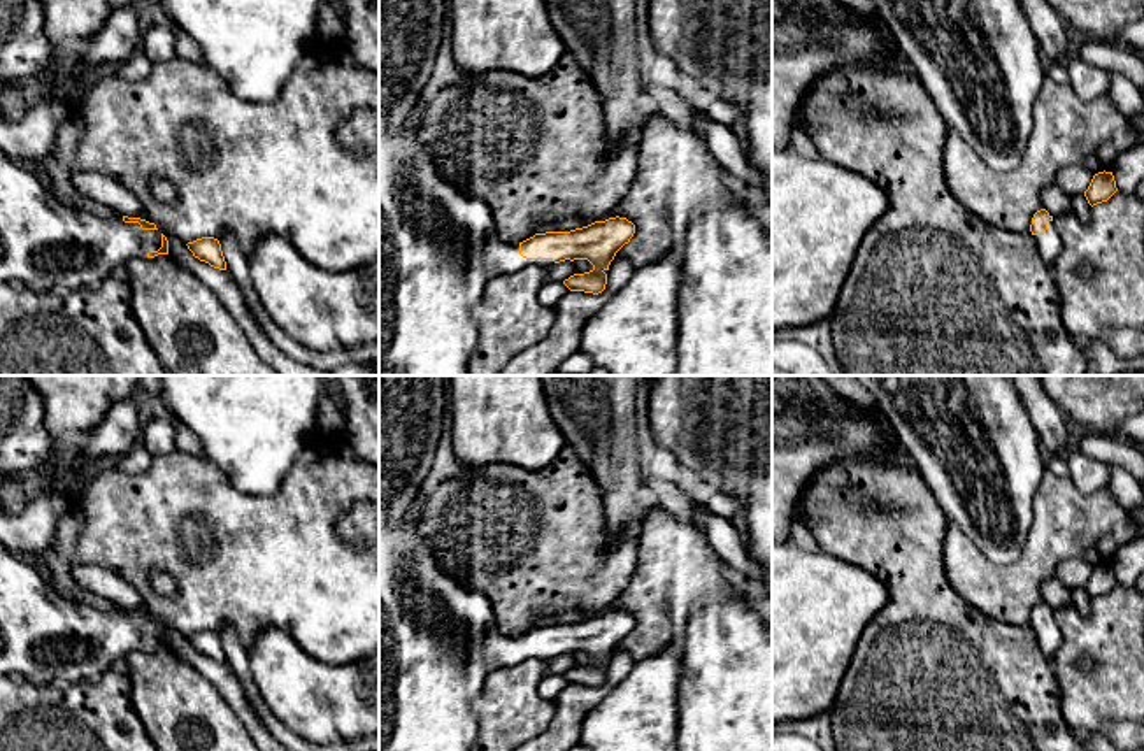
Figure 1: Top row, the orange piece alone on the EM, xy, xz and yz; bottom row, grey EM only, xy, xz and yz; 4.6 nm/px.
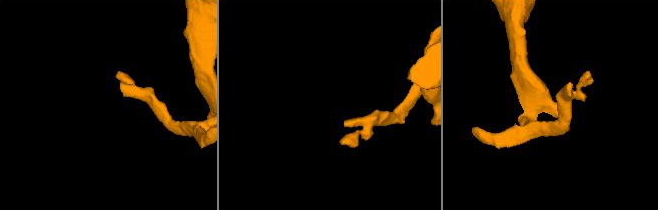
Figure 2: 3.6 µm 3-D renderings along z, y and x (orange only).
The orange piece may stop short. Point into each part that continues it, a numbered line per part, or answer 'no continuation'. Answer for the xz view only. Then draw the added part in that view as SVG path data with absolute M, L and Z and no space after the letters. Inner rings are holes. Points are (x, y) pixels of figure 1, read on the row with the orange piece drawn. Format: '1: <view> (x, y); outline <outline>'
1: xz (437, 241); outline M379 0L379 376L467 376L467 363L477 342L472 309L481 300L484 284L498 274L554 265L553 260L526 260L519 254L519 244L500 239L490 207L467 188L461 175L447 168L430 128L414 114L418 97L433 74L444 18L446 0Z

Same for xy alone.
1: xy (50, 248); outline M0 151L0 283L58 295L95 290L128 260L158 251L161 233L61 204L39 168Z

